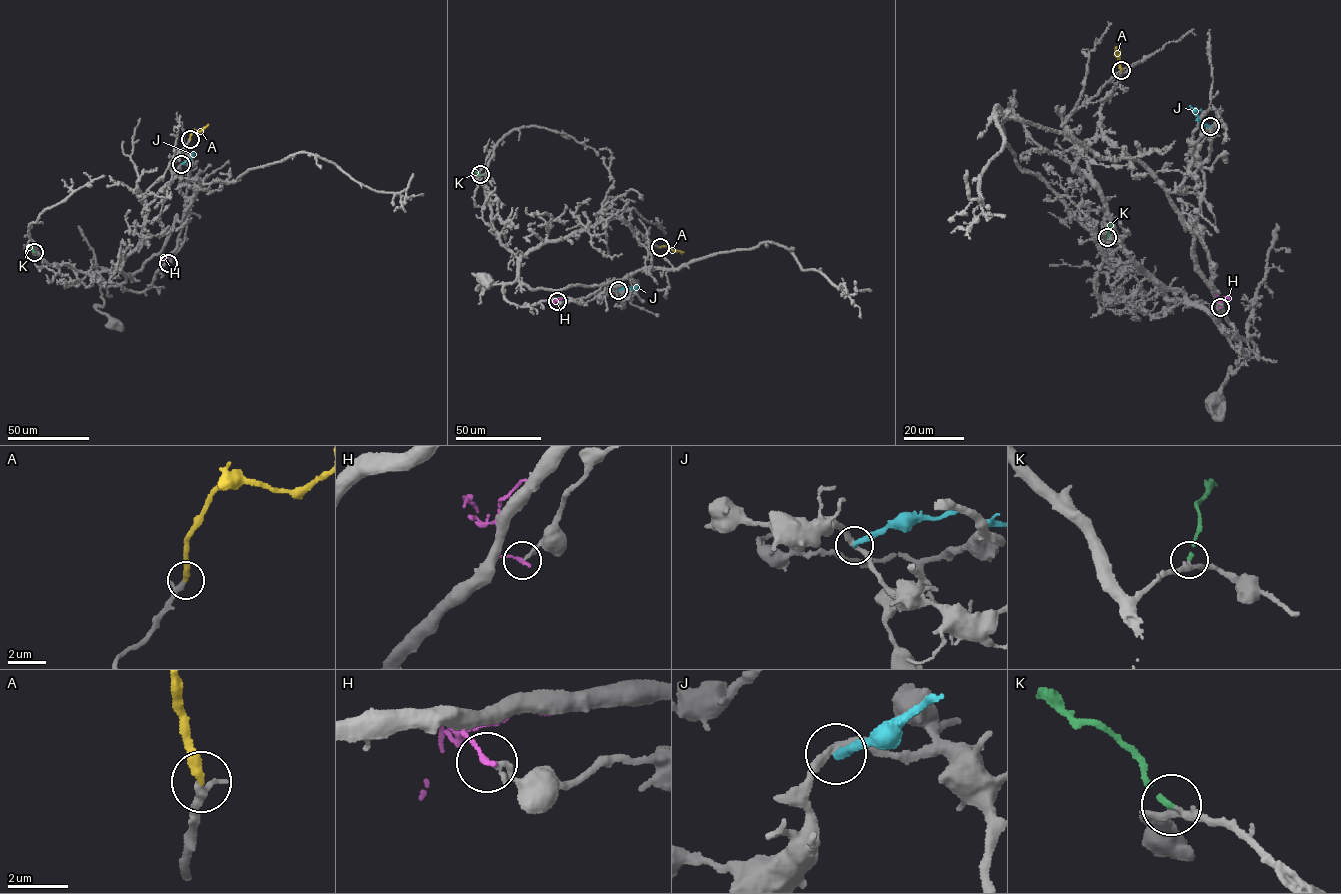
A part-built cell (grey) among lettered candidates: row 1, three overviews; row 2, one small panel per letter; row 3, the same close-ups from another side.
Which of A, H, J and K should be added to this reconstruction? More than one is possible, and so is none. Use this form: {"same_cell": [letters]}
{"same_cell": ["A", "K"]}

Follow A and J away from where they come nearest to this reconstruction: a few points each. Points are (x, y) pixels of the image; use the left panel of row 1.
A: (190, 139), (194, 131), (200, 131), (208, 124)
J: (182, 164), (191, 158), (192, 152)

